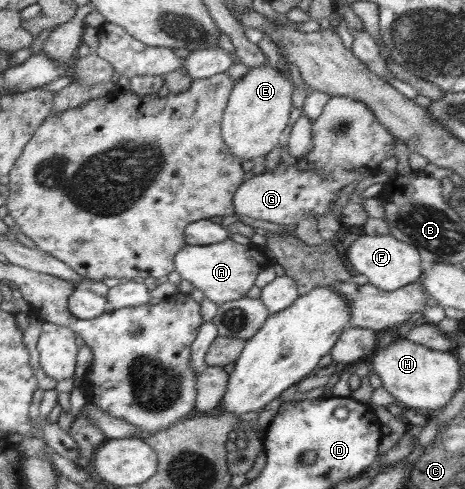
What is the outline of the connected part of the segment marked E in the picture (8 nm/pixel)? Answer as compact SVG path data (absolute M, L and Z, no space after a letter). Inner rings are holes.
M258 66L234 83L221 122L222 138L240 163L264 159L279 148L280 136L290 120L293 84L286 69Z

